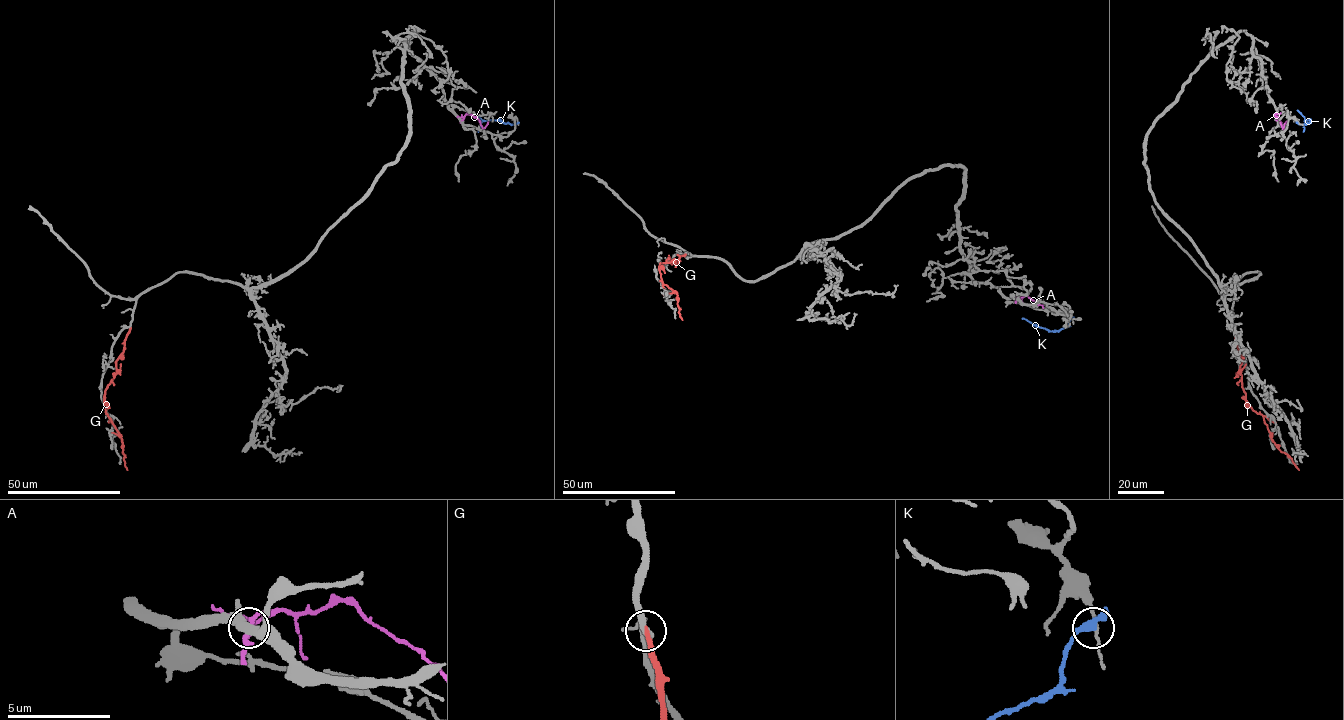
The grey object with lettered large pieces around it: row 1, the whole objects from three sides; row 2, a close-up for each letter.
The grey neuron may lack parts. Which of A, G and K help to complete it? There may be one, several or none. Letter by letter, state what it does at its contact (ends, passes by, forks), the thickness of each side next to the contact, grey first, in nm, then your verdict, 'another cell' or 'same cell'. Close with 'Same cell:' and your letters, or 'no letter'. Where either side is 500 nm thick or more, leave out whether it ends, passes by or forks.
A: it passes by; 440 nm thick on the grey side, 200 nm on the other; another cell
G: it ends there; 280 nm thick on the grey side, 260 nm on the other; another cell
K: it passes by; 120 nm thick on the grey side, 280 nm on the other; another cell
Same cell: no letter

